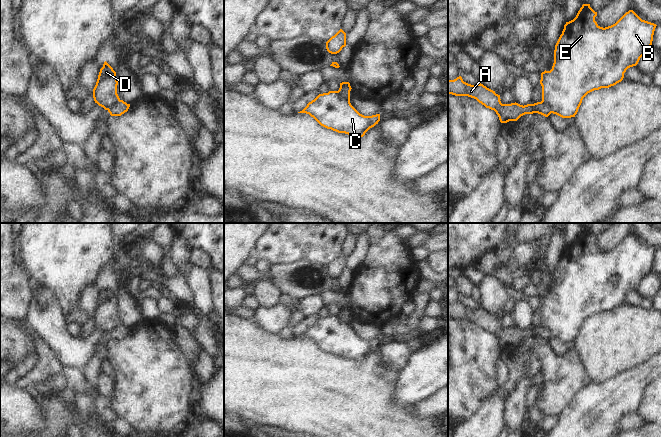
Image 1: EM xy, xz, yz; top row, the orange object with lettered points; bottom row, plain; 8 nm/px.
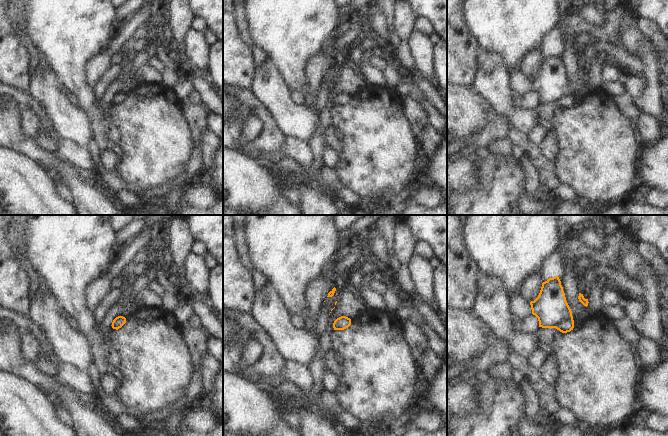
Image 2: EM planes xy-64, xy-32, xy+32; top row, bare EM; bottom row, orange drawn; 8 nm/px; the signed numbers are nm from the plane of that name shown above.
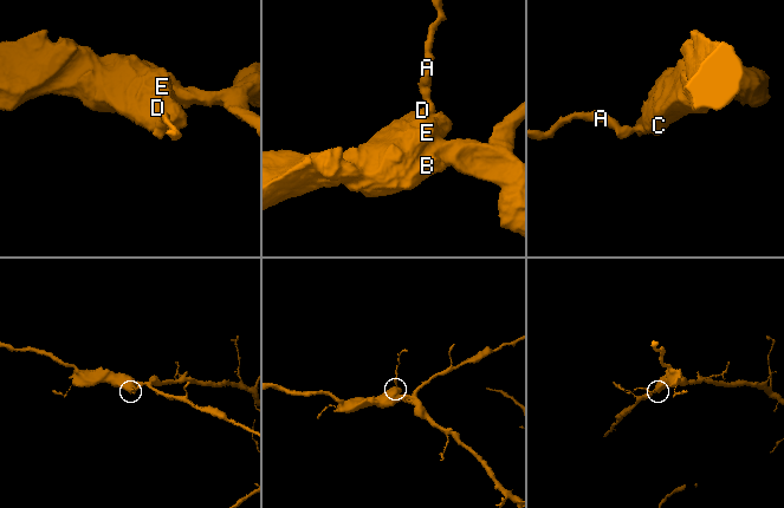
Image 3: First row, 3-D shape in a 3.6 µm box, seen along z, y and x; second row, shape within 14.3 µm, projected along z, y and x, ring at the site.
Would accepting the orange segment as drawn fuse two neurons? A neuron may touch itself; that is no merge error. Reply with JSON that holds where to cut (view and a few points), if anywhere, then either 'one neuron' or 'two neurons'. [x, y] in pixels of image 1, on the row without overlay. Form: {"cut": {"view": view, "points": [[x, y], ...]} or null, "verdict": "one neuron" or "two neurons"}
{"cut": {"view": "xz", "points": [[337, 315], [341, 321], [349, 323]]}, "verdict": "two neurons"}

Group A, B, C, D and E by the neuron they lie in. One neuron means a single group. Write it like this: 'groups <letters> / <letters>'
groups A / B C D E

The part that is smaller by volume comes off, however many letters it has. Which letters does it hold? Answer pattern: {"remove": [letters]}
{"remove": ["A"]}

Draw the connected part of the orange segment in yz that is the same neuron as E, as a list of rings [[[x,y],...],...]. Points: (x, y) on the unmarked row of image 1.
[[[590,228],[582,229],[576,241],[564,249],[555,269],[552,293],[541,297],[542,326],[551,331],[553,338],[562,342],[575,341],[583,322],[588,317],[621,306],[626,294],[636,290],[640,282],[651,274],[656,248],[642,244],[633,234],[629,234],[615,248],[603,252],[595,245],[596,240],[597,236],[590,231]]]

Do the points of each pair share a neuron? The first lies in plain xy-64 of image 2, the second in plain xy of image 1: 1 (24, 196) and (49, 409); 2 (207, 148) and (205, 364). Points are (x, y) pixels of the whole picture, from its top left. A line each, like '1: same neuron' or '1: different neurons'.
1: different neurons
2: same neuron

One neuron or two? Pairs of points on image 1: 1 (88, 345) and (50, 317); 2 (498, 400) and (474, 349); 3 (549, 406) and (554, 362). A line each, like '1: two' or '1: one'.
1: one
2: two
3: one

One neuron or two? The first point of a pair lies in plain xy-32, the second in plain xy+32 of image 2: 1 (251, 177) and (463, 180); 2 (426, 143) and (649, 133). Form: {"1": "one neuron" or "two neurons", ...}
{"1": "one neuron", "2": "one neuron"}

